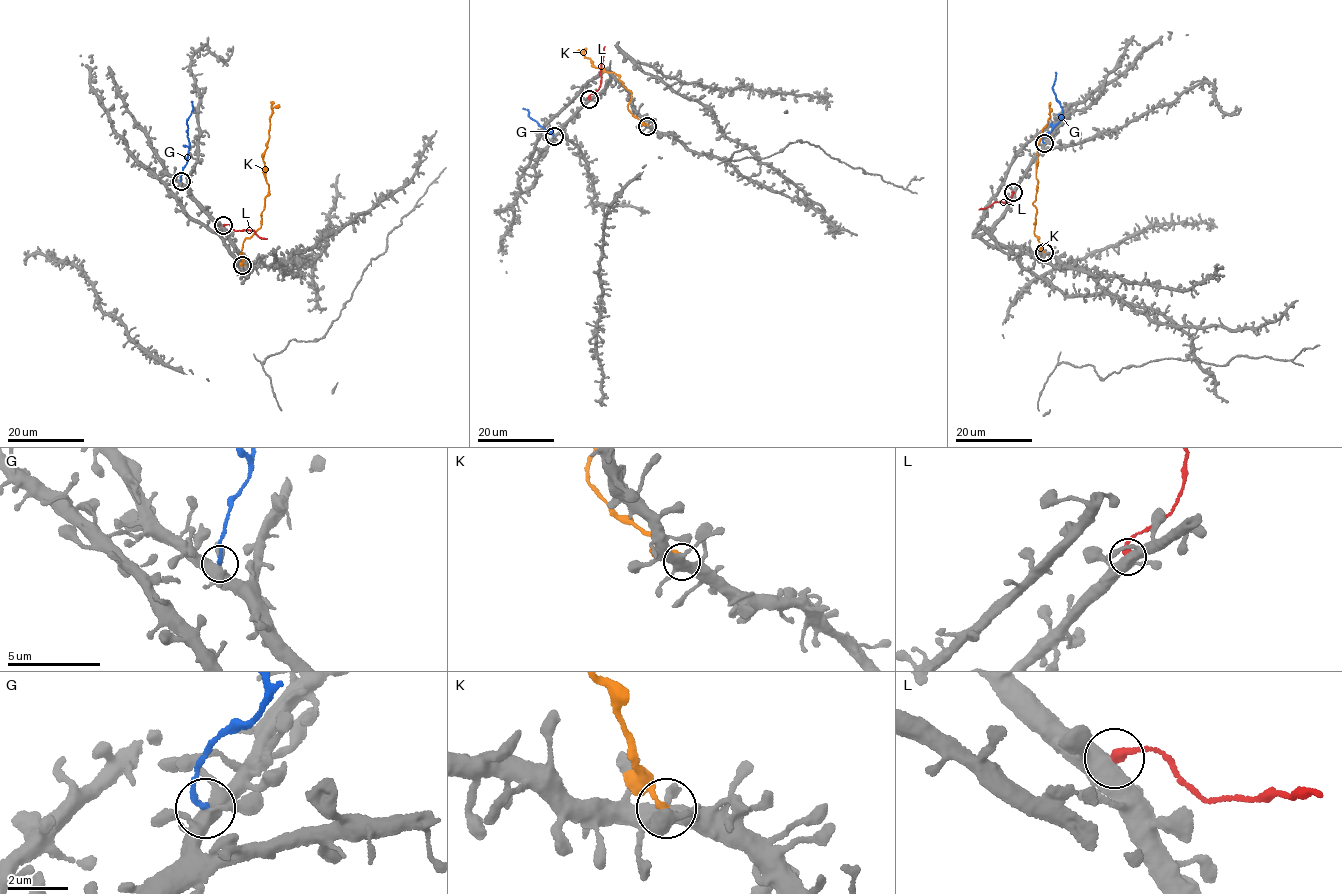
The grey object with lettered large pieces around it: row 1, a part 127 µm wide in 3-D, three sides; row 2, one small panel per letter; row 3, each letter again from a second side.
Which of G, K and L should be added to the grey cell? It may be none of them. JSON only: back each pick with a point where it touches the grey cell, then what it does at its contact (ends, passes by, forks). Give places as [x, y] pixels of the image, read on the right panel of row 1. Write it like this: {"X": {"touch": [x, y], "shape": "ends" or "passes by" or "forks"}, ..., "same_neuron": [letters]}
{"same_neuron": []}

